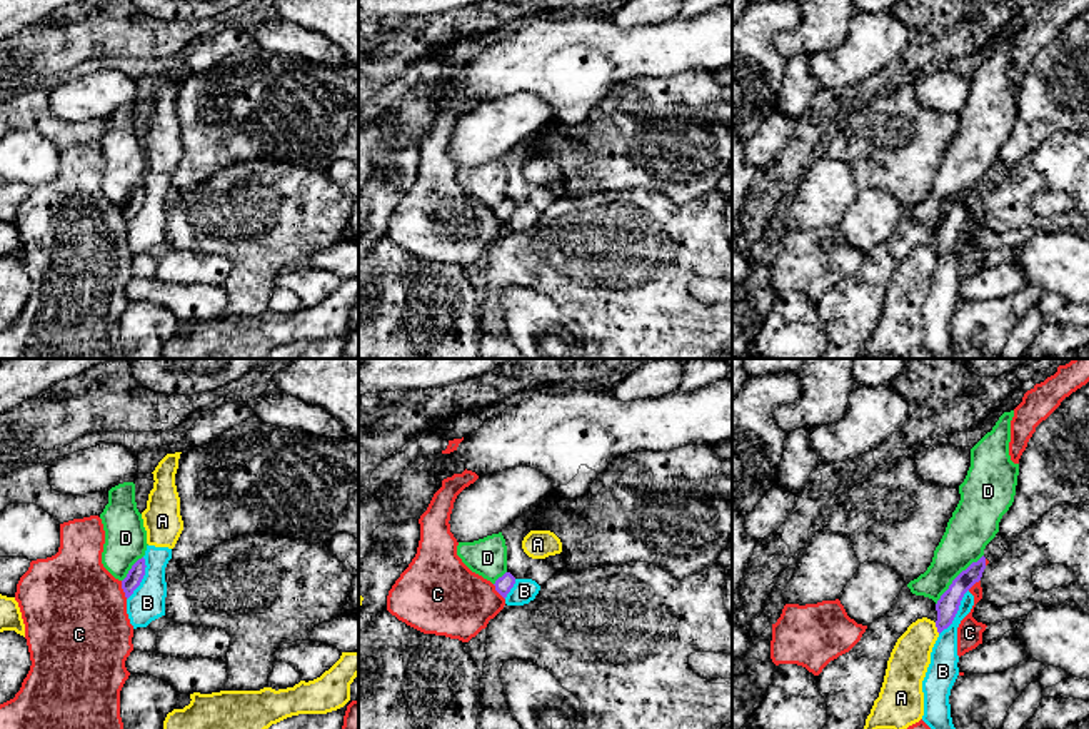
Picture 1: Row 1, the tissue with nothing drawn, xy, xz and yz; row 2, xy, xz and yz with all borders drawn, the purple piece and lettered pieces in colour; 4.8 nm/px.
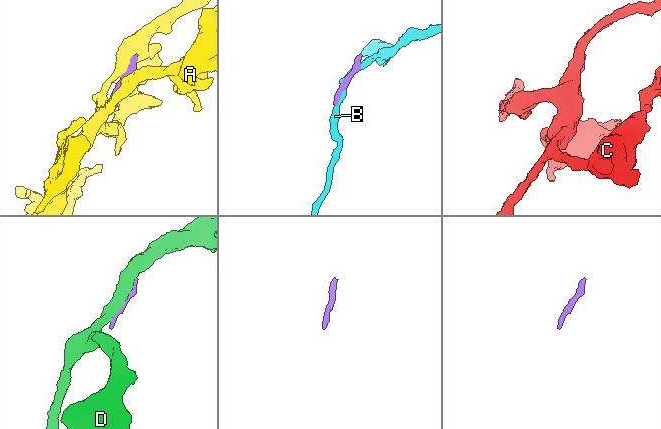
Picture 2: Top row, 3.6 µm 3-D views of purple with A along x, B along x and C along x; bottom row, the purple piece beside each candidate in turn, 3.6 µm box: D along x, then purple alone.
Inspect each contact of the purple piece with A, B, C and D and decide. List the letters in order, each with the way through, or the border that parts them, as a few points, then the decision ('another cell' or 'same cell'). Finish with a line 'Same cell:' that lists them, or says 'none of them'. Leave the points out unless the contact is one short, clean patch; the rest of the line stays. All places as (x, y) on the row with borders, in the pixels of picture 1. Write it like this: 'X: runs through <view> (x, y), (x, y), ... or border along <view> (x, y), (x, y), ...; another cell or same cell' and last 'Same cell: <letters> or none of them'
A: another cell
B: another cell
C: border along xy (120, 581), (127, 598); another cell
D: another cell
Same cell: none of them

